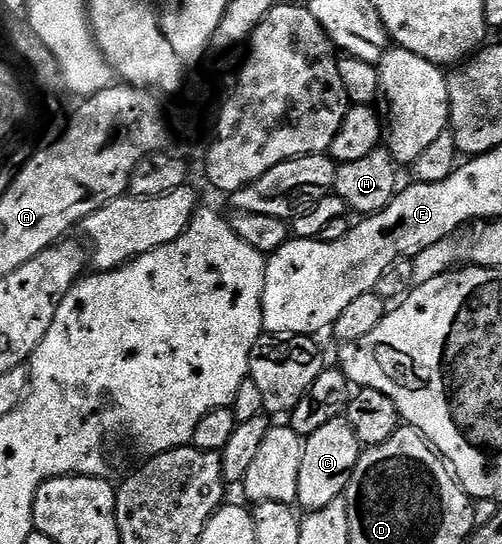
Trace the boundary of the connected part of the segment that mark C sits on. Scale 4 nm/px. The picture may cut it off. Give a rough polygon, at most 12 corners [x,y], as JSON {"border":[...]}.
{"border":[[343,418],[304,437],[302,509],[342,499],[363,445]]}

